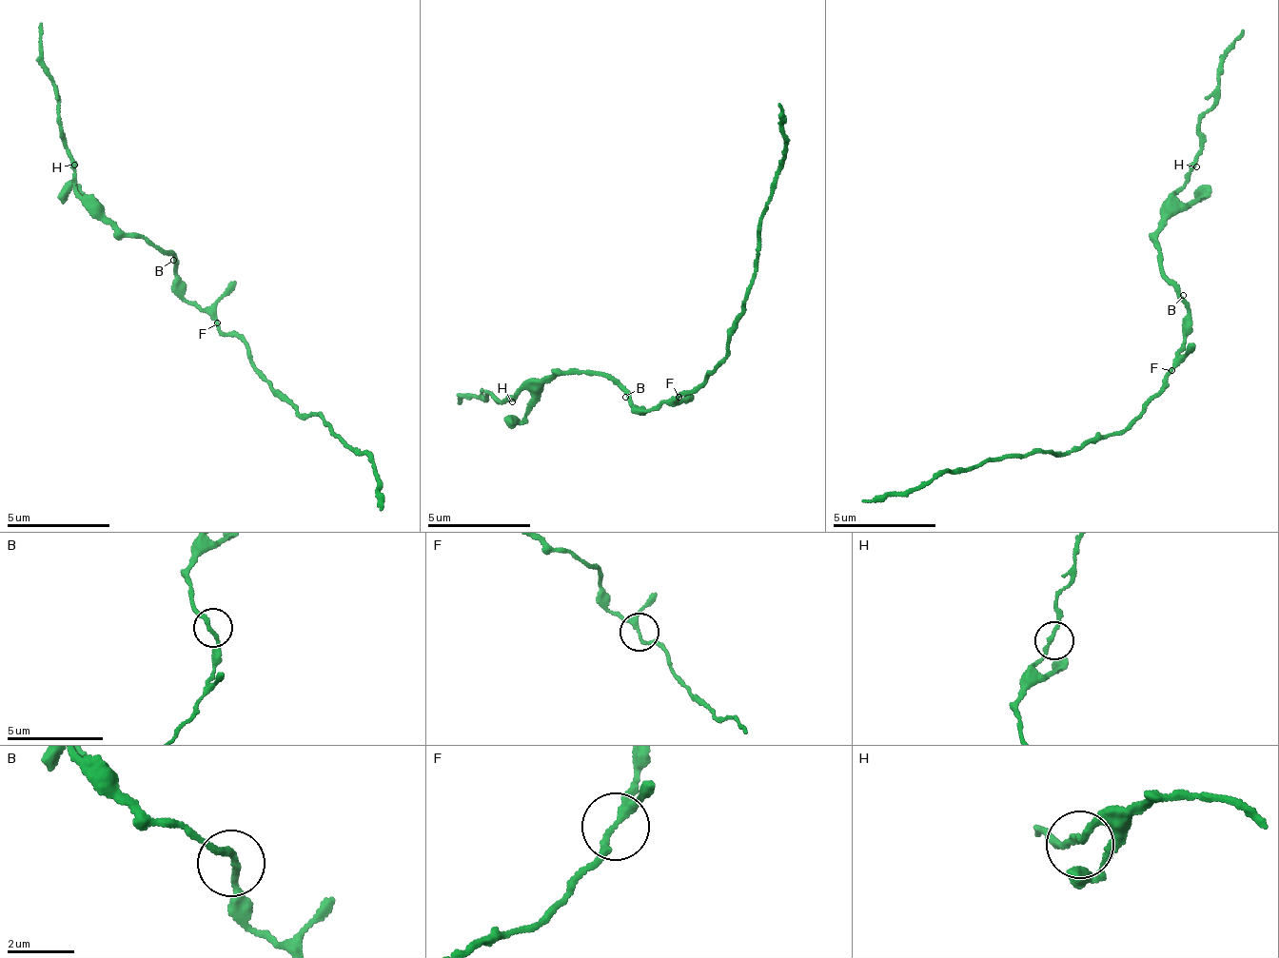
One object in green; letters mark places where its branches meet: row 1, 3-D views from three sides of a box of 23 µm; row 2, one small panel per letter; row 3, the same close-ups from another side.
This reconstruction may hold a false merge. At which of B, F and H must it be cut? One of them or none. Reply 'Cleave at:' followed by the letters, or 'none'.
Cleave at: none

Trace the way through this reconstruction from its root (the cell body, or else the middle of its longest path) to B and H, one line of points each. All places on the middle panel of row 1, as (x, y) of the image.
B: (675, 398), (645, 411), (641, 405), (635, 409), (625, 397)
H: (675, 398), (645, 411), (641, 405), (635, 409), (630, 397), (612, 378), (556, 373), (518, 392), (512, 401)

